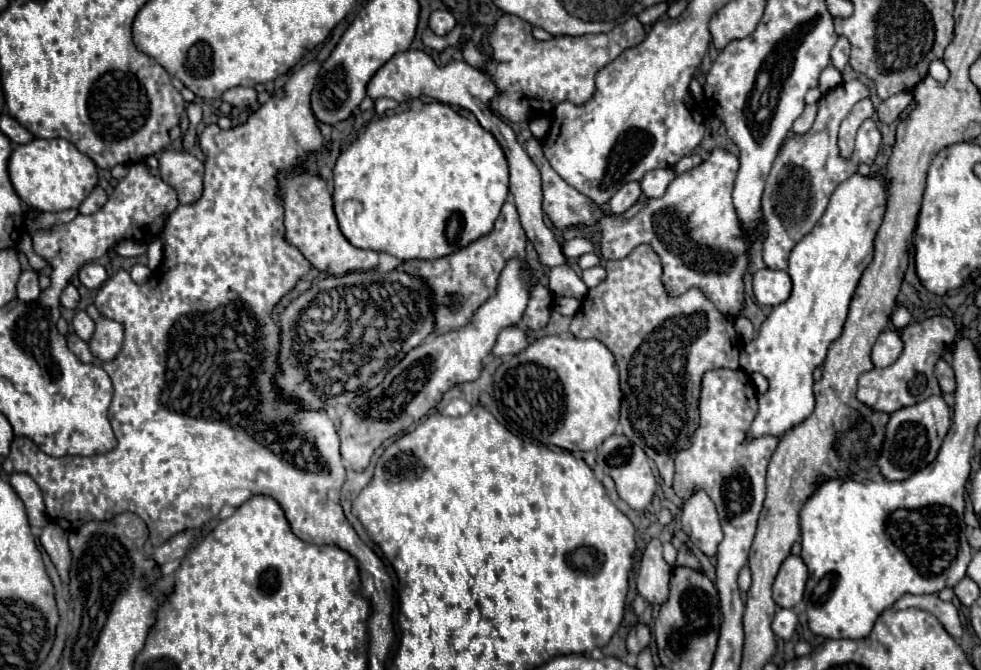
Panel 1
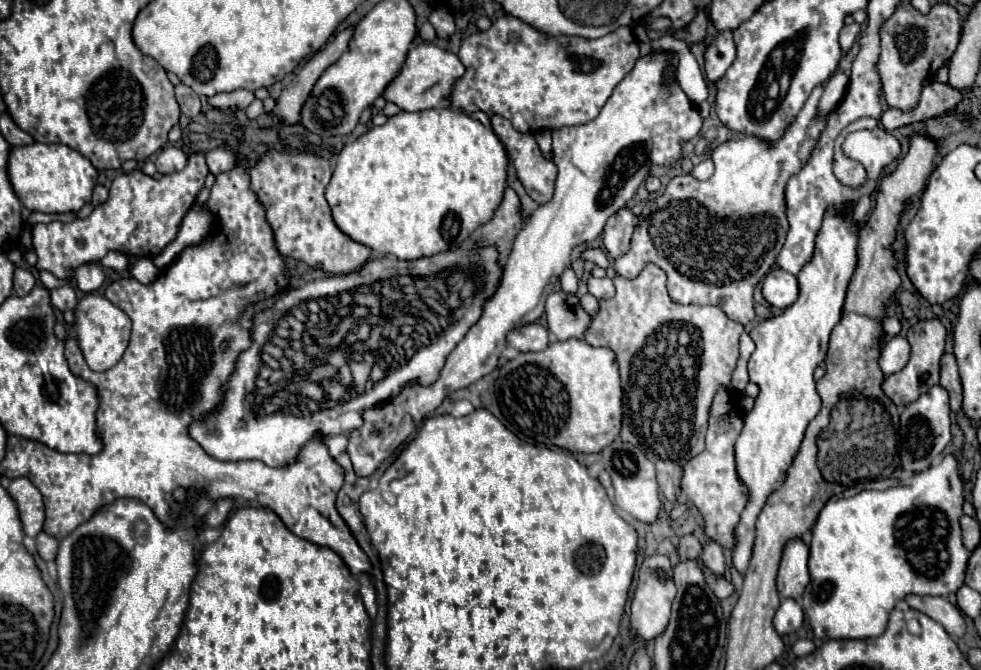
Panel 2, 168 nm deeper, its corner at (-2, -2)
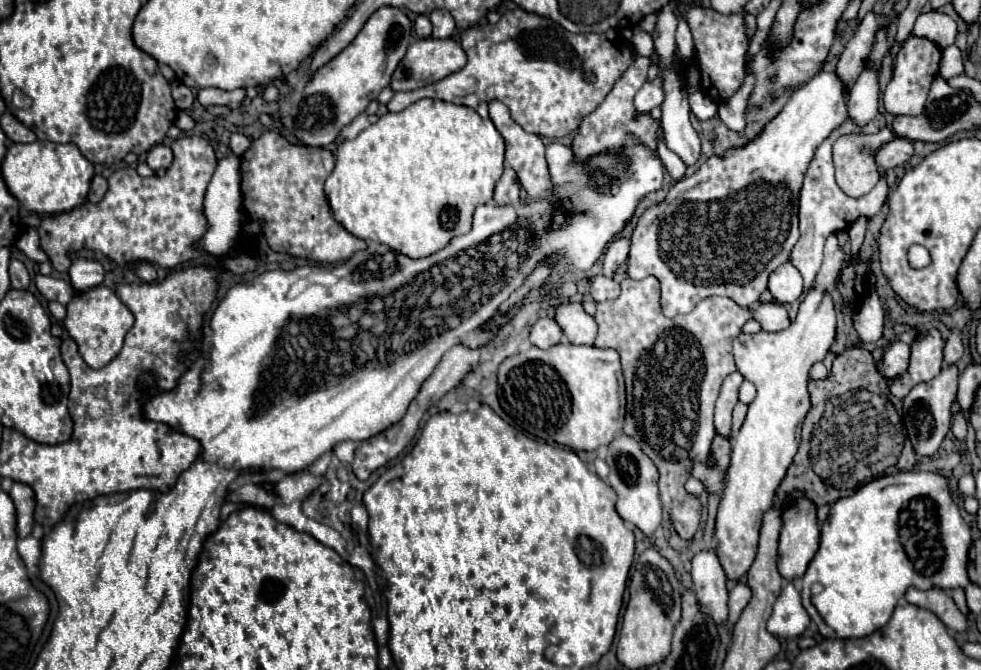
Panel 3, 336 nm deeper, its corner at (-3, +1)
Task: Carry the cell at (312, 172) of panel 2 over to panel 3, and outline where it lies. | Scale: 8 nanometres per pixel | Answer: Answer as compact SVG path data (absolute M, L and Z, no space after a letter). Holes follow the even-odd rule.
M267 131L241 155L243 207L263 227L273 251L319 263L341 263L365 249L365 241L347 233L331 215L323 183L335 167L329 149L293 145L279 133Z

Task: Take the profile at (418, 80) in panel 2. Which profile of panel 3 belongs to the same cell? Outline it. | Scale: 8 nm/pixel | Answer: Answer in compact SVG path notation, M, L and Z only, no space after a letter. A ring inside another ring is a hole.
M433 37L419 39L407 49L403 61L395 69L395 73L391 77L391 89L393 91L407 91L407 89L421 85L425 79L427 79L427 83L439 81L439 79L459 71L465 63L467 63L467 55L455 39L433 39Z

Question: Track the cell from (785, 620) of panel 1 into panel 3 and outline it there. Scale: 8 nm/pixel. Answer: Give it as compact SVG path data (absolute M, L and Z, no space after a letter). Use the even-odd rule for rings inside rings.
M789 581L775 601L773 615L767 621L769 633L775 637L799 637L809 627L809 615L801 605L801 595Z

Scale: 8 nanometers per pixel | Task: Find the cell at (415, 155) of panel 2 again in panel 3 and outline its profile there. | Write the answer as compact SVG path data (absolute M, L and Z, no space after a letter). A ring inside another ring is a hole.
M419 99L417 103L409 105L407 109L399 111L399 113L385 113L381 115L373 125L369 125L365 131L361 131L353 141L343 141L337 149L337 161L335 161L335 169L333 173L327 177L325 181L325 195L329 199L331 205L331 213L333 217L355 237L361 239L373 239L377 243L383 243L411 259L421 259L427 257L431 253L437 253L439 249L443 249L453 237L463 235L471 229L471 221L473 221L473 211L479 203L487 203L493 197L493 189L503 173L503 153L505 153L505 143L503 137L497 133L495 125L491 119L481 119L479 113L471 107L465 105L455 105L455 103L447 103L447 101L439 101L439 99Z

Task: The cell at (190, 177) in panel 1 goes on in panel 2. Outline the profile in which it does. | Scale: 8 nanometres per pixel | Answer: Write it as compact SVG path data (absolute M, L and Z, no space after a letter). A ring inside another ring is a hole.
M166 146L156 158L156 168L162 174L170 174L170 172L182 170L182 168L186 168L186 164L188 164L188 156L176 146Z

